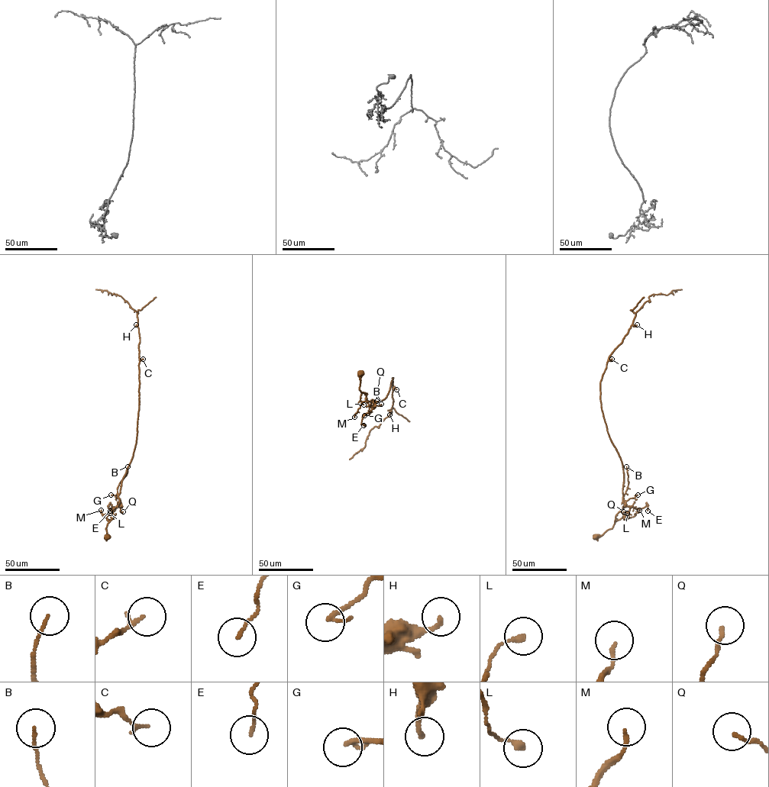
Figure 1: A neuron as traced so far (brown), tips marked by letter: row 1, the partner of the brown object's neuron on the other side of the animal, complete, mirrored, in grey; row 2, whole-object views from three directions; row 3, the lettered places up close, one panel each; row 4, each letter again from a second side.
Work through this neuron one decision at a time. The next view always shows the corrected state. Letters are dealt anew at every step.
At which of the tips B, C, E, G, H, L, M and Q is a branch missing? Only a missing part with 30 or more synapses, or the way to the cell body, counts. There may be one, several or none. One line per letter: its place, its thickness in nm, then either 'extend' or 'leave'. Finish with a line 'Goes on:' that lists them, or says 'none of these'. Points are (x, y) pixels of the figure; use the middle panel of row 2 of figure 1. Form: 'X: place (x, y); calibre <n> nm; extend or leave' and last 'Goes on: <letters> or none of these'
B: place (381, 404); calibre 100 nm; leave
C: place (396, 389); calibre 160 nm; leave
E: place (363, 425); calibre 120 nm; leave
G: place (364, 415); calibre 180 nm; leave
H: place (389, 414); calibre 170 nm; leave
L: place (363, 404); calibre 200 nm; leave
M: place (354, 417); calibre 140 nm; leave
Q: place (376, 401); calibre 120 nm; leave
Goes on: none of these

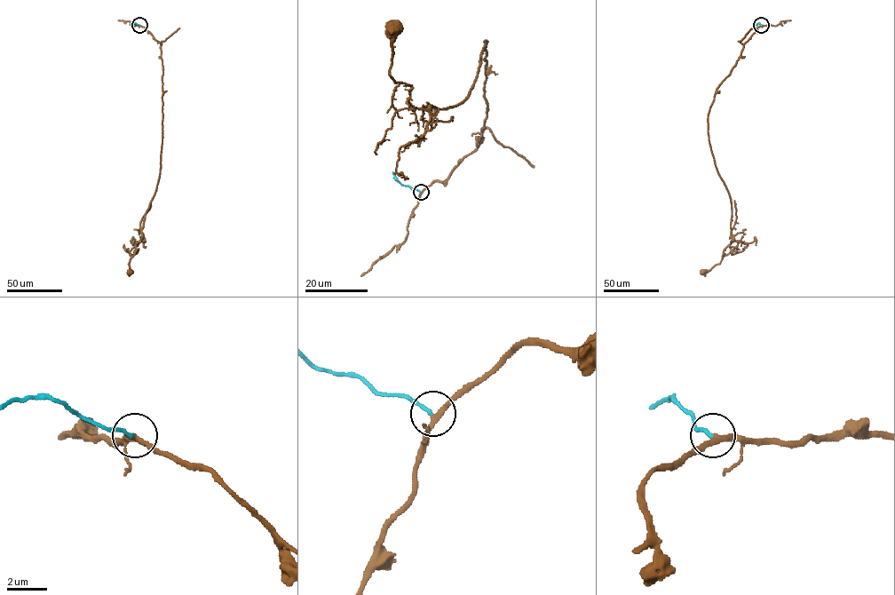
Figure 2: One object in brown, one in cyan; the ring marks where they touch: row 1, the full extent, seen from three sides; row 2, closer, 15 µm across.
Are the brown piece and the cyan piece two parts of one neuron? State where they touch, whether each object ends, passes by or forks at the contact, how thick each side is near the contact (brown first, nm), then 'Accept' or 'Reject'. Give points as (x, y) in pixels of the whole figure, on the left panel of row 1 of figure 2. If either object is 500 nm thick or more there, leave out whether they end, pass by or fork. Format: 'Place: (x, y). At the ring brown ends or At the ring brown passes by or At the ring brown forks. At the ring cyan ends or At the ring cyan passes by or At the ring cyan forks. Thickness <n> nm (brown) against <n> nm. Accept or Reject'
Place: (139, 25). At the ring brown passes by. At the ring cyan ends. Thickness 240 nm (brown) against 170 nm. Accept

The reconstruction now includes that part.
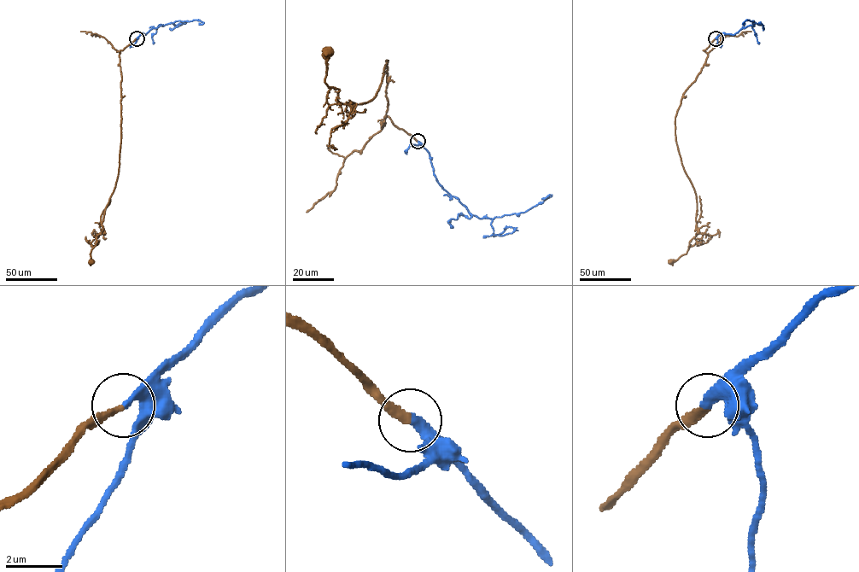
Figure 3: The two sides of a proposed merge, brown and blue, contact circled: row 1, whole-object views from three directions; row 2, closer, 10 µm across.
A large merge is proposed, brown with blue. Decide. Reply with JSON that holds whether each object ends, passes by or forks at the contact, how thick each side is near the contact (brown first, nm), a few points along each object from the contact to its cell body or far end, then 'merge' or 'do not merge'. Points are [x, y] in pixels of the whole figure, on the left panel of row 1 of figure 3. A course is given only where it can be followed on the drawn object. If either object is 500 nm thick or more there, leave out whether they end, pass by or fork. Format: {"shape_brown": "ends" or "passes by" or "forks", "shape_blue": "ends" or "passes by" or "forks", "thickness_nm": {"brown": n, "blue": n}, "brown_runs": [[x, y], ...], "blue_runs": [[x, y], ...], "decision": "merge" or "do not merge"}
{"shape_brown": "ends", "shape_blue": "ends", "thickness_nm": {"brown": 280, "blue": 320}, "brown_runs": [[137, 38], [119, 54], [119, 174], [105, 209], [102, 231], [96, 236], [90, 253], [90, 261]], "blue_runs": [[137, 38], [152, 28], [176, 20], [194, 20], [204, 23], [199, 23]], "decision": "merge"}

